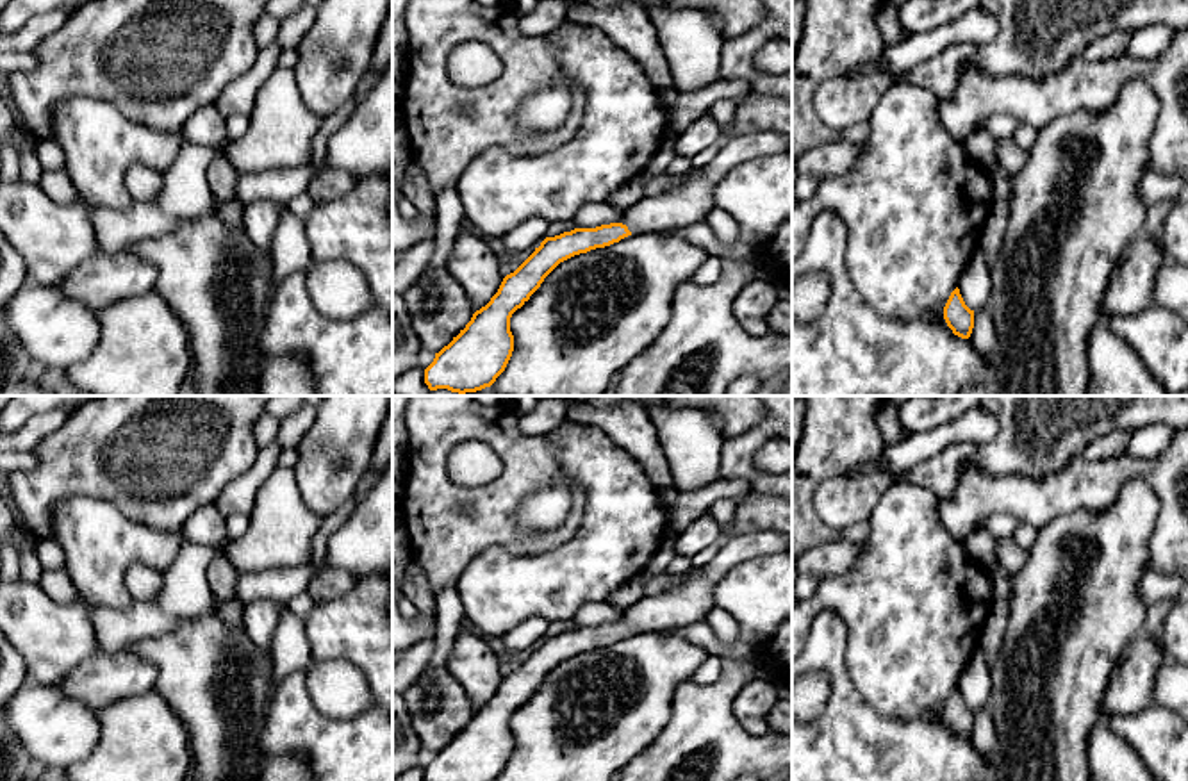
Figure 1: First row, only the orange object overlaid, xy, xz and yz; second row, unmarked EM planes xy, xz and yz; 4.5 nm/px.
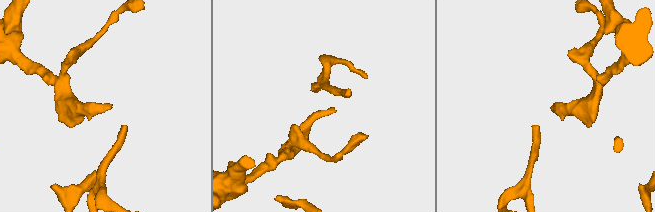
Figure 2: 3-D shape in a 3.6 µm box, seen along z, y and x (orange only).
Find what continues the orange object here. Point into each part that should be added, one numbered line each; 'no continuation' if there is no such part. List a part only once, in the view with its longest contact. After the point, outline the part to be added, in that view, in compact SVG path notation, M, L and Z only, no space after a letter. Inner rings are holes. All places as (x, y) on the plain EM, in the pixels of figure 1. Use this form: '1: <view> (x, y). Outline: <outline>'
1: xz (691, 601). Outline: M778 531L735 535L721 542L719 553L697 572L687 574L678 587L658 594L648 592L623 612L623 624L631 633L669 631L706 621L714 604L714 587L738 563L755 556L788 551L790 540Z

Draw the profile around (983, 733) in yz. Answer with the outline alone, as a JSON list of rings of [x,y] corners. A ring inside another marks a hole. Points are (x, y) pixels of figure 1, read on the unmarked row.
[[[985,703],[974,710],[970,740],[978,752],[981,752],[986,760],[992,760],[995,751],[995,726],[992,720],[992,711]]]

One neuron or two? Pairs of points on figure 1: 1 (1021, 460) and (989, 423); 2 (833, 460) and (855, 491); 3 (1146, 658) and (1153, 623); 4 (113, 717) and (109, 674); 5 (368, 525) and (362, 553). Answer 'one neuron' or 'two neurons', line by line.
1: two neurons
2: two neurons
3: two neurons
4: two neurons
5: one neuron

